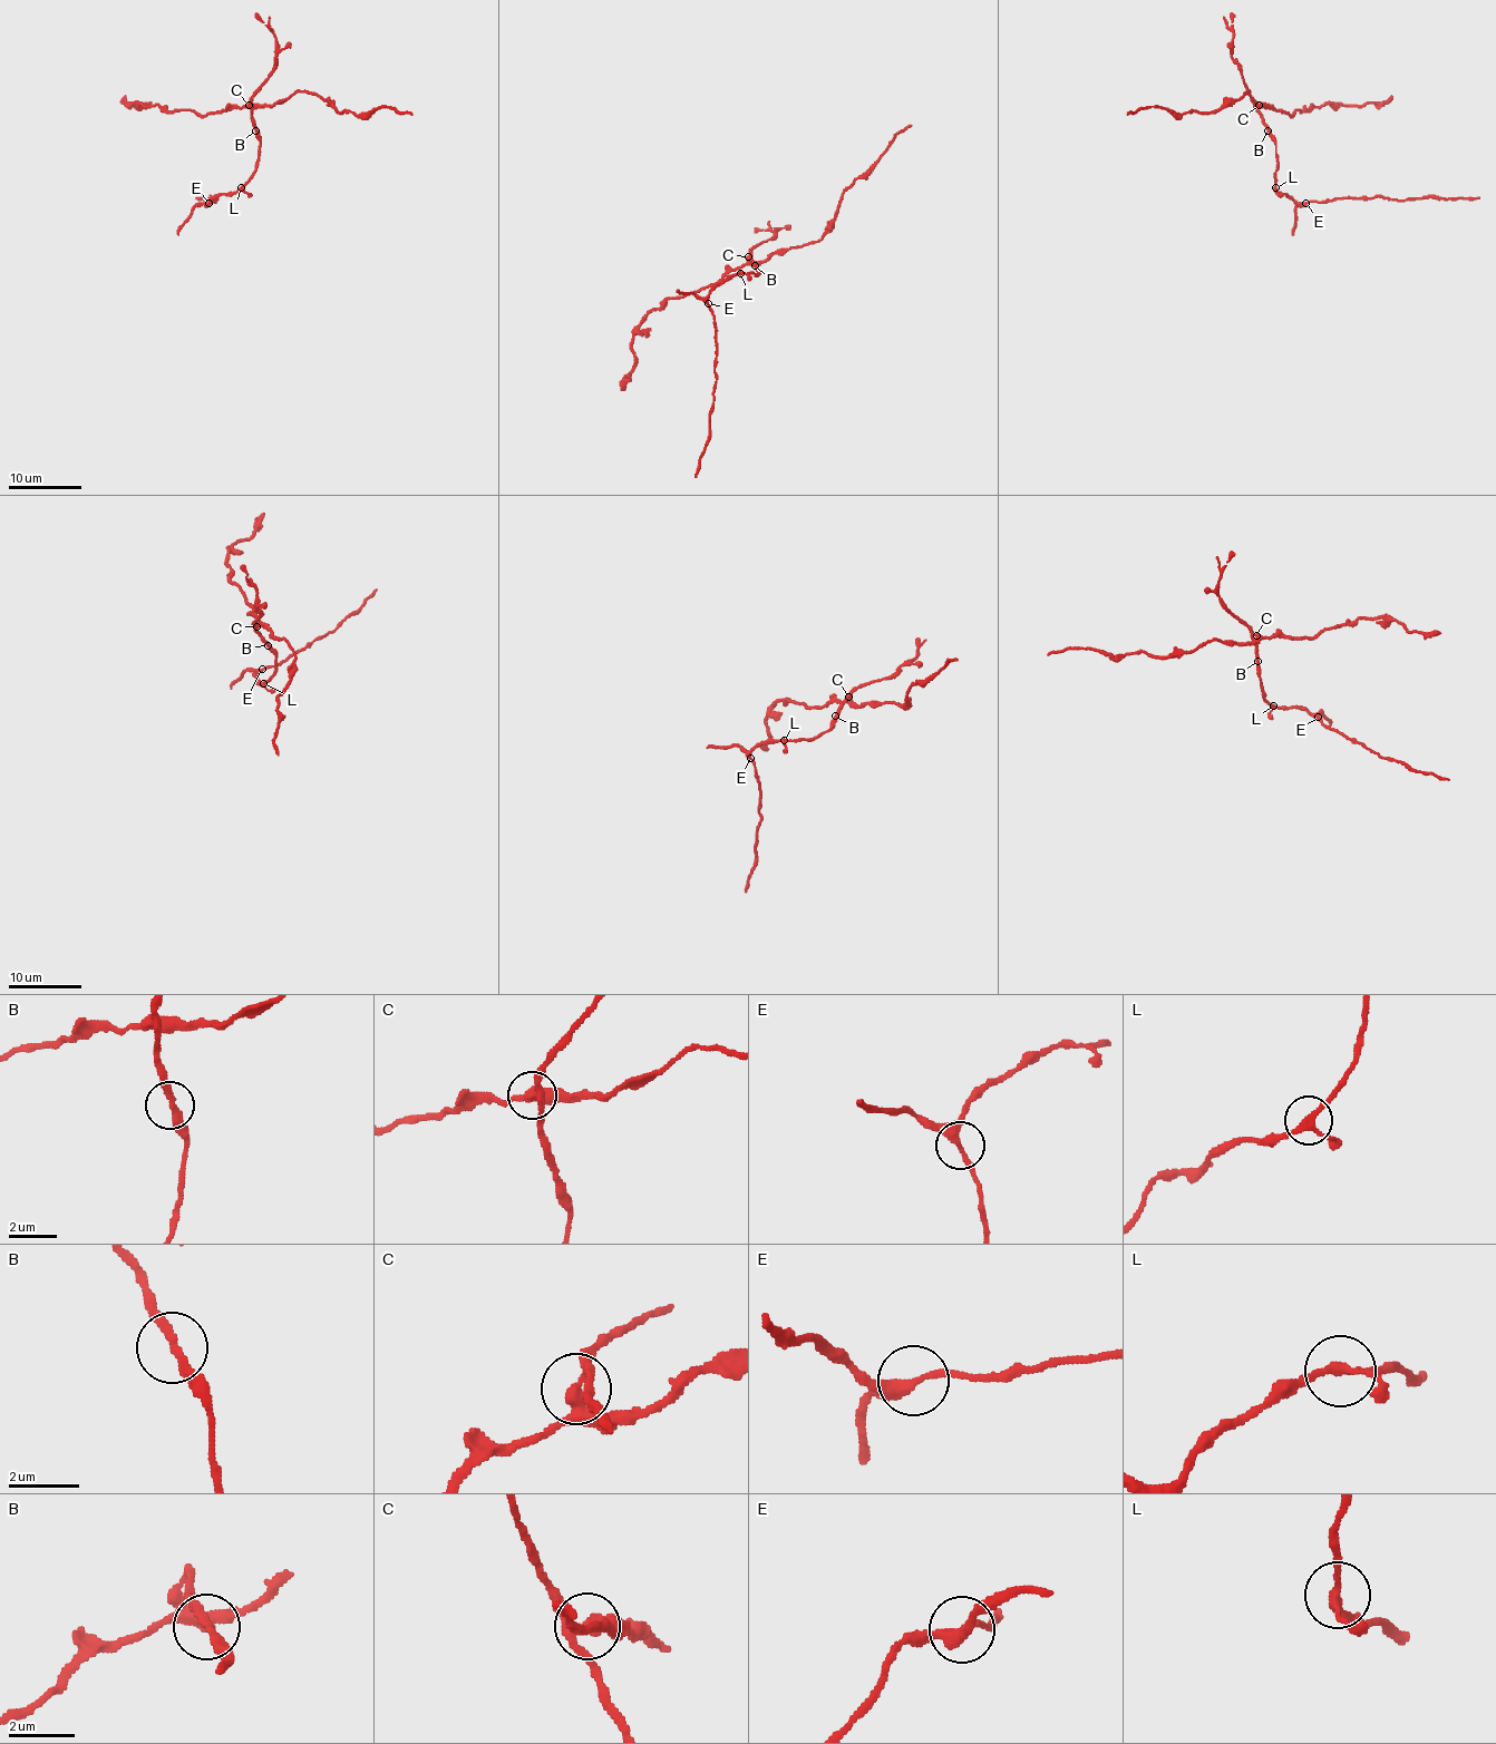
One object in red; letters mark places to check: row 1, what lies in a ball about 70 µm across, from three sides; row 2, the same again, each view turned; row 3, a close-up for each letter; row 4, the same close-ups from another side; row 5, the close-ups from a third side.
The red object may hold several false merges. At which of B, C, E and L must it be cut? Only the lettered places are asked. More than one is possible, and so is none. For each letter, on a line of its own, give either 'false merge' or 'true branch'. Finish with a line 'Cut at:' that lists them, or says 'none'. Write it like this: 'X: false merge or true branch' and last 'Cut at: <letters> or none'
B: true branch
C: false merge
E: true branch
L: true branch
Cut at: C

